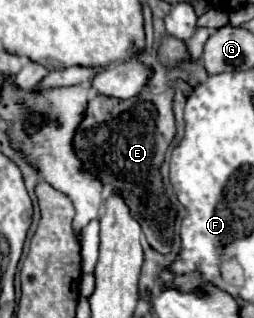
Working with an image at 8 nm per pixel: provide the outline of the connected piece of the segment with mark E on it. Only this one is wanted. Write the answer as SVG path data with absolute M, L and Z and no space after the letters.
M172 89L144 91L132 99L112 99L92 95L84 111L84 119L74 133L74 153L82 163L82 171L90 171L102 185L110 185L126 201L130 215L140 223L148 245L168 255L176 239L176 205L164 195L160 167L168 145L176 137L172 113Z

